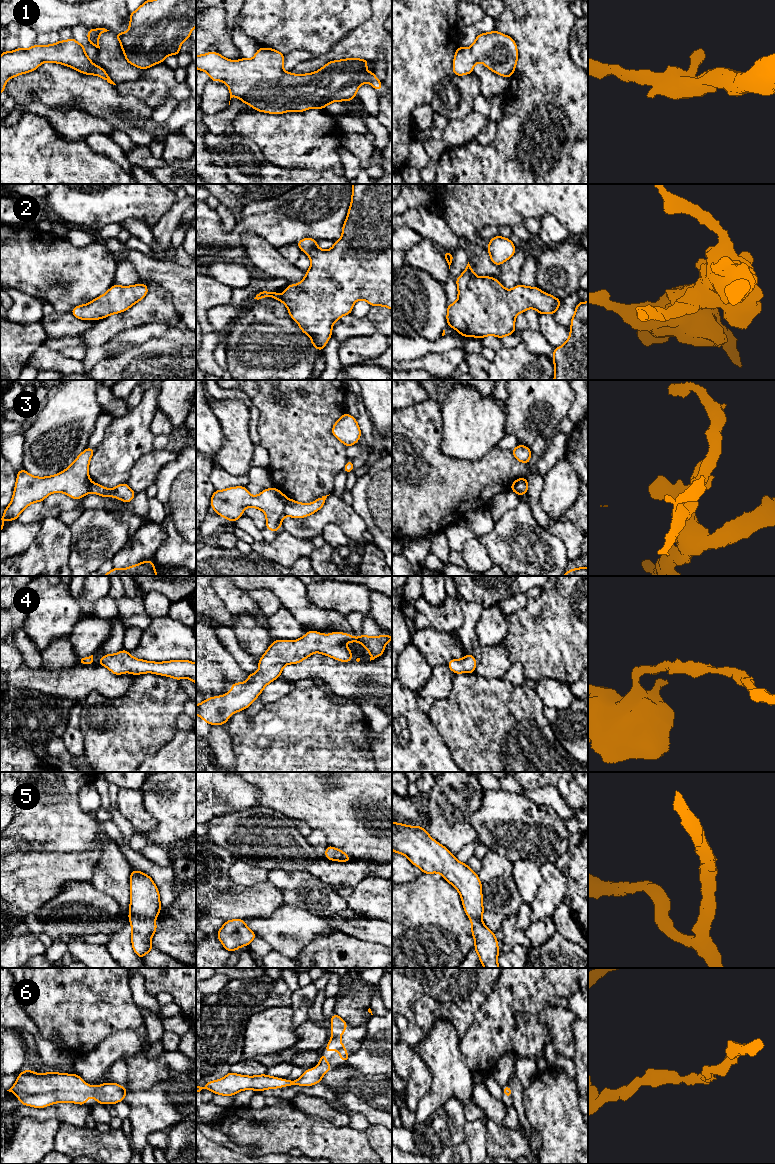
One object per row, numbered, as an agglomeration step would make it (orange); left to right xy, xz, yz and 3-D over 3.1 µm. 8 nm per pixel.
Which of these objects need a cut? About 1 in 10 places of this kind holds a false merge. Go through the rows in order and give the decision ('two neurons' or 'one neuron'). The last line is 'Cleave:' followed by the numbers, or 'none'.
1: one neuron
2: one neuron
3: two neurons
4: one neuron
5: one neuron
6: one neuron
Cleave: 3

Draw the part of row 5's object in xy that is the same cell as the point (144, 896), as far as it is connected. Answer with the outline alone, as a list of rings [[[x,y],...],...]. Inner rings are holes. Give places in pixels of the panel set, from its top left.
[[[132,870],[128,919],[132,927],[132,948],[140,959],[154,949],[151,938],[156,932],[155,918],[160,911],[160,895],[152,878],[141,871]]]

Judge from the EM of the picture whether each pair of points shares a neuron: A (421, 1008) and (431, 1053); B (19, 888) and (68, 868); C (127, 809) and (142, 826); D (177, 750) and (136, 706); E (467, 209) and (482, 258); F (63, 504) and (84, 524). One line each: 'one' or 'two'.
A: two
B: one
C: one
D: two
E: two
F: two

